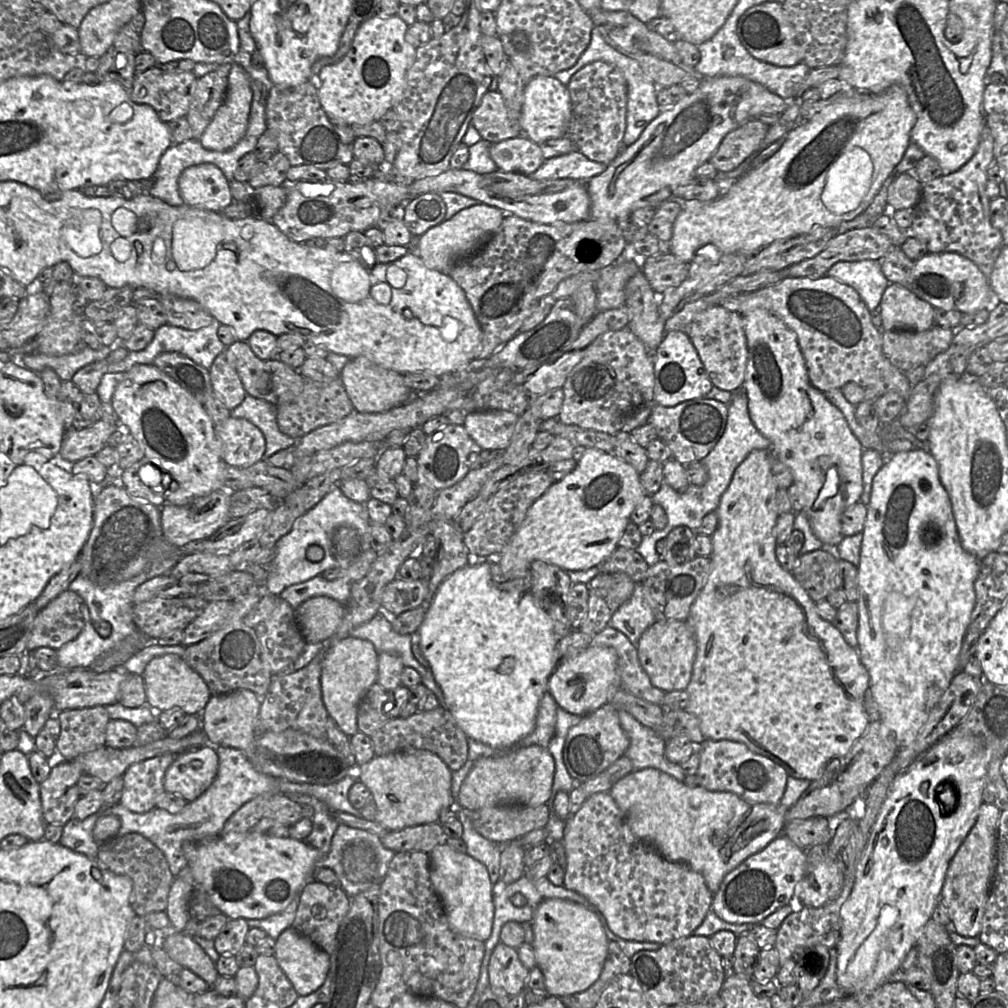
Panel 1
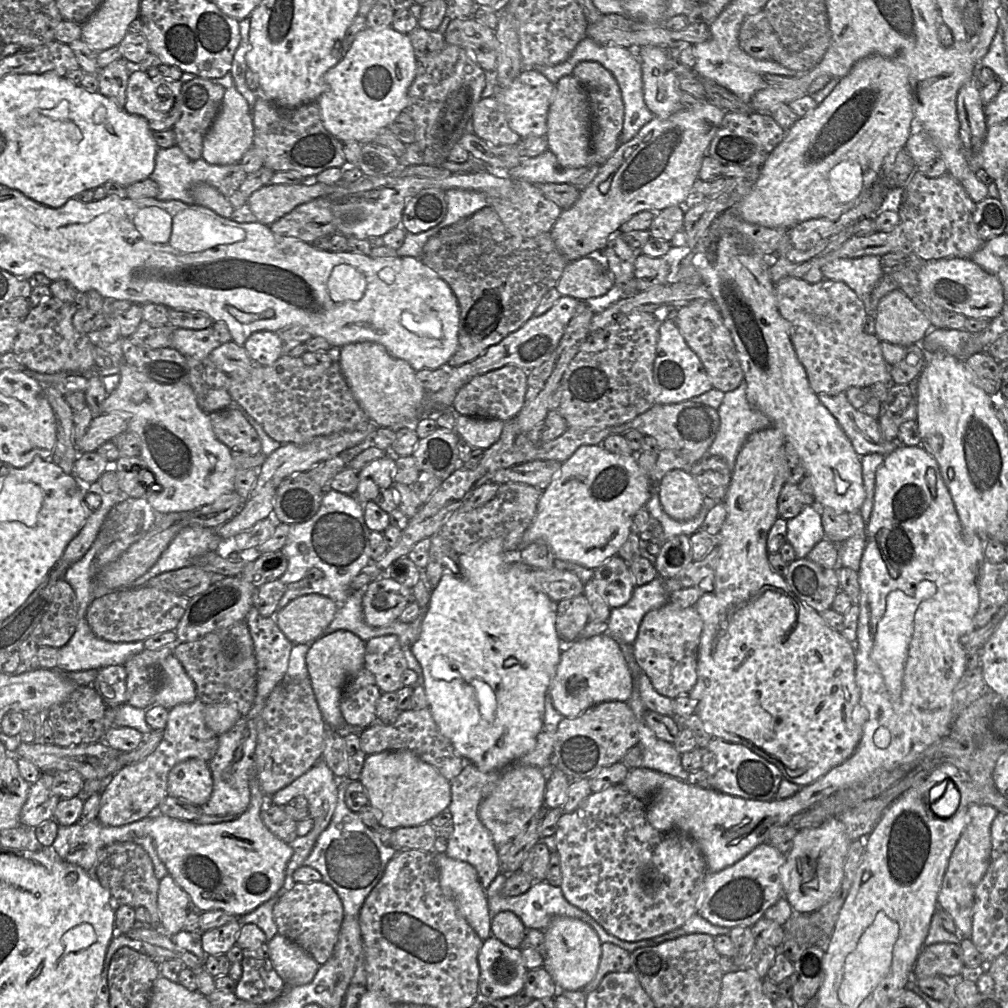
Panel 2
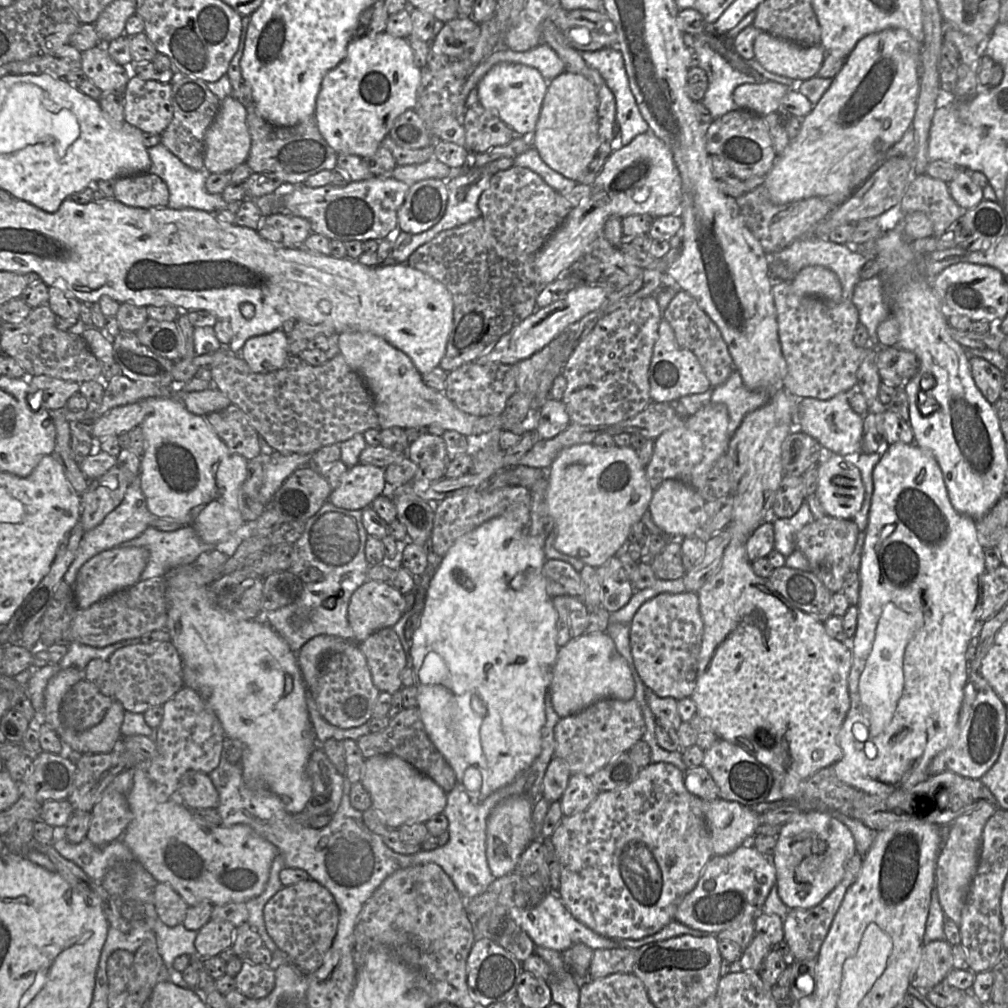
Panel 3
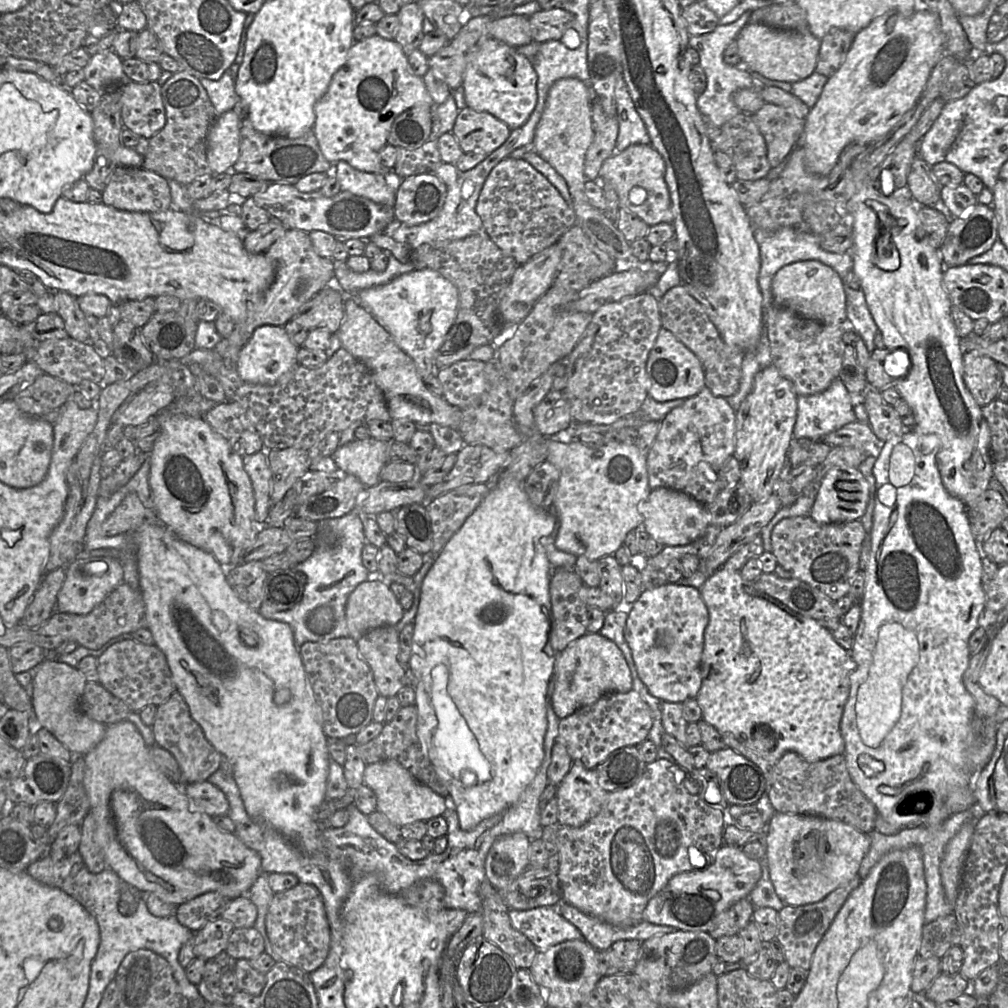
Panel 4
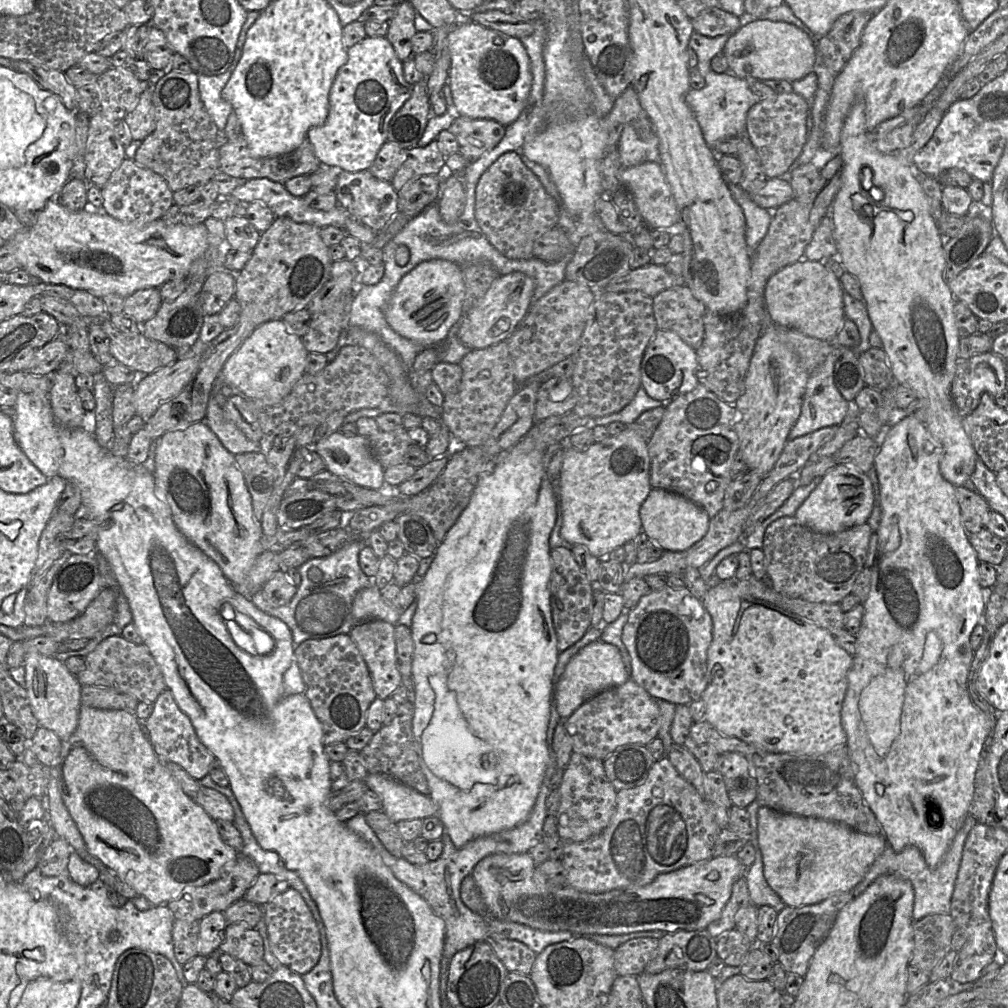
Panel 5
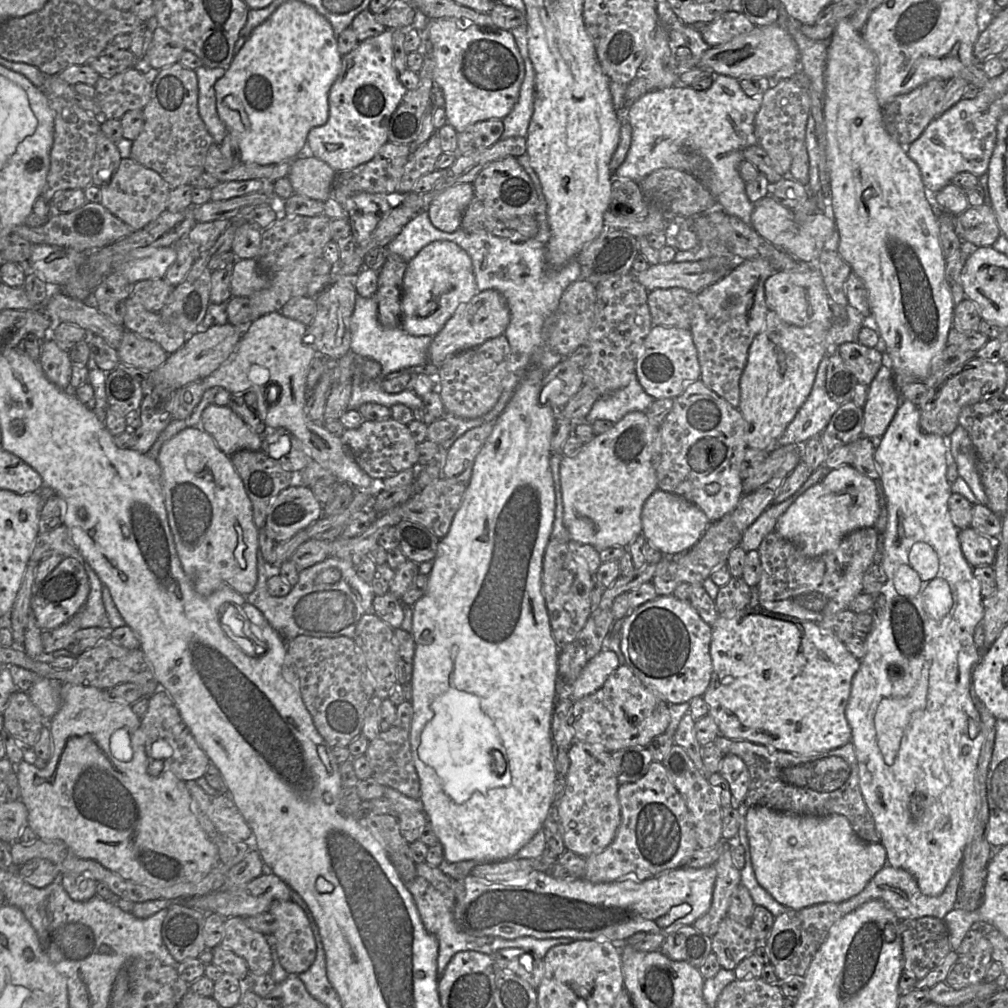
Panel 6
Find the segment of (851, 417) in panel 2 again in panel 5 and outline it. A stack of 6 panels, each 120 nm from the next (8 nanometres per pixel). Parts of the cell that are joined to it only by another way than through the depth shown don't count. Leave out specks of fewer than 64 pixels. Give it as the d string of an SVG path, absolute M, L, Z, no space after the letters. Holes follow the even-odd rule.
M835 345L824 362L809 374L800 415L789 432L788 440L820 428L838 426L843 421L848 411L848 401L834 383L834 363Z

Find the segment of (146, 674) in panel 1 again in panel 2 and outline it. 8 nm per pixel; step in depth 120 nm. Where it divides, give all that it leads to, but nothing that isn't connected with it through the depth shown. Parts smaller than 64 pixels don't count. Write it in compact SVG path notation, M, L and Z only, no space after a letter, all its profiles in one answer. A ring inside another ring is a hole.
M174 654L167 656L161 665L161 684L155 704L170 709L197 698L196 686Z

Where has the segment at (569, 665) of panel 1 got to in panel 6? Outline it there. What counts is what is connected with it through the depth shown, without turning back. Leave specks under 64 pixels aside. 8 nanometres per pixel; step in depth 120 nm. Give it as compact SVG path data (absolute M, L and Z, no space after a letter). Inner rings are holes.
M602 649L586 664L577 680L570 686L570 698L577 701L596 692L619 666L616 653Z

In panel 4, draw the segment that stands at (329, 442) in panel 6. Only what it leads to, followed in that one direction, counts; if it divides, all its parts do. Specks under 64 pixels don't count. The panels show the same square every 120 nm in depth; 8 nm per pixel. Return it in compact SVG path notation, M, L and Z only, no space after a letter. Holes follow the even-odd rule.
M263 325L256 328L241 348L238 356L236 371L246 382L261 385L274 385L278 380L293 369L297 364L296 346L282 326ZM368 438L339 446L332 455L340 474L356 476L365 487L380 481L380 472L387 463L389 442Z

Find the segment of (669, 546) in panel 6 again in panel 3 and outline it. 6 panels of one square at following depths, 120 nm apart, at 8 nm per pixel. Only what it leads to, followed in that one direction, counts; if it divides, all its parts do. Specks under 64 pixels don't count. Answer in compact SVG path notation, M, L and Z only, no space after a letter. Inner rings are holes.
M667 479L654 490L648 511L655 525L670 537L700 533L707 520L706 501L693 487Z

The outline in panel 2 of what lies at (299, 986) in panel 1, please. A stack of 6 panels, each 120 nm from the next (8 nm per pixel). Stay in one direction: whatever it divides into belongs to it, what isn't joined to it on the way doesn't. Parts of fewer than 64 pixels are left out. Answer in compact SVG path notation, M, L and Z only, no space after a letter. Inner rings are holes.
M277 933L268 941L269 959L289 987L310 983L320 965L303 948Z

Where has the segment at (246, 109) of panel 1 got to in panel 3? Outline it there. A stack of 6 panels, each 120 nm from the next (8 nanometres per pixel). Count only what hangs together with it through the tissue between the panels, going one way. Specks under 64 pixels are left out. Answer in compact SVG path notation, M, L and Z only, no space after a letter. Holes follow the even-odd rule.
M232 96L221 101L219 111L204 136L204 168L208 172L227 173L246 162L251 147L246 115L246 108Z

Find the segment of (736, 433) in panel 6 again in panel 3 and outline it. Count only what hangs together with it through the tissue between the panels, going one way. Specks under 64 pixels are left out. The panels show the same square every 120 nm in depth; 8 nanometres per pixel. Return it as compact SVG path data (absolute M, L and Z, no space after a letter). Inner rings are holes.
M709 402L682 425L663 432L654 440L651 460L646 467L648 482L653 490L667 479L679 480L701 494L708 473L715 462L727 453L732 436L728 430L729 414L725 404Z

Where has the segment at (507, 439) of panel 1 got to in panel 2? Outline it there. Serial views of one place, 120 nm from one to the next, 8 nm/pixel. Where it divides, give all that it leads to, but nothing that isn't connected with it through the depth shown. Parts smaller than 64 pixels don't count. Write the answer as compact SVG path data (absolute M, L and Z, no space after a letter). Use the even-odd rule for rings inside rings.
M456 414L454 431L473 449L486 450L496 443L502 433L504 423L496 419L468 417Z

